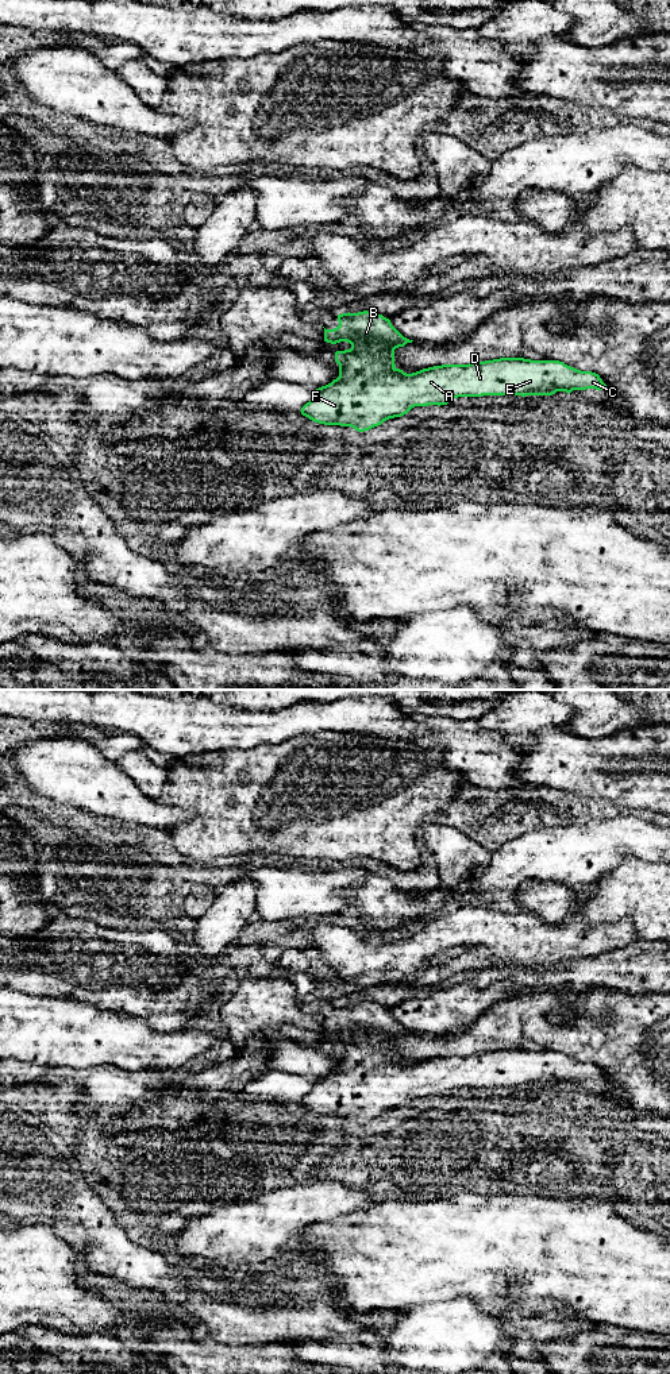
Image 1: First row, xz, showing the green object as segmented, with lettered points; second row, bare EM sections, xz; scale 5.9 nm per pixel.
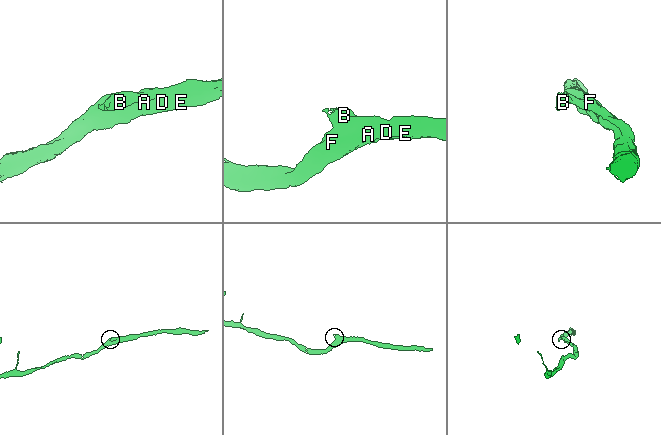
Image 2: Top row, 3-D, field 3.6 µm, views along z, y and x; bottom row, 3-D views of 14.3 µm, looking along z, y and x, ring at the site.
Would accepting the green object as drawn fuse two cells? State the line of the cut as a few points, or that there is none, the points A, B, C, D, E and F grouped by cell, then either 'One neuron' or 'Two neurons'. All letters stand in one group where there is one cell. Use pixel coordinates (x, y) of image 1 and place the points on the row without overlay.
No split. Groups: A B C D E F. One neuron

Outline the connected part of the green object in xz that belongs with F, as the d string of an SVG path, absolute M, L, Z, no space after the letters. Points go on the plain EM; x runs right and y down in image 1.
M376 1003L338 1006L339 1016L324 1019L324 1033L347 1033L350 1041L336 1042L339 1068L313 1081L313 1088L301 1099L301 1105L324 1116L351 1118L369 1122L384 1112L407 1105L415 1097L447 1096L451 1089L482 1087L552 1087L557 1082L607 1081L598 1065L581 1062L559 1051L500 1049L469 1055L442 1055L407 1065L394 1055L394 1041L412 1034L389 1010Z

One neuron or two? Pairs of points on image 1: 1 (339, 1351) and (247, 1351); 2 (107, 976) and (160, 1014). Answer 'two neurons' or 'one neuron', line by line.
1: one neuron
2: one neuron

